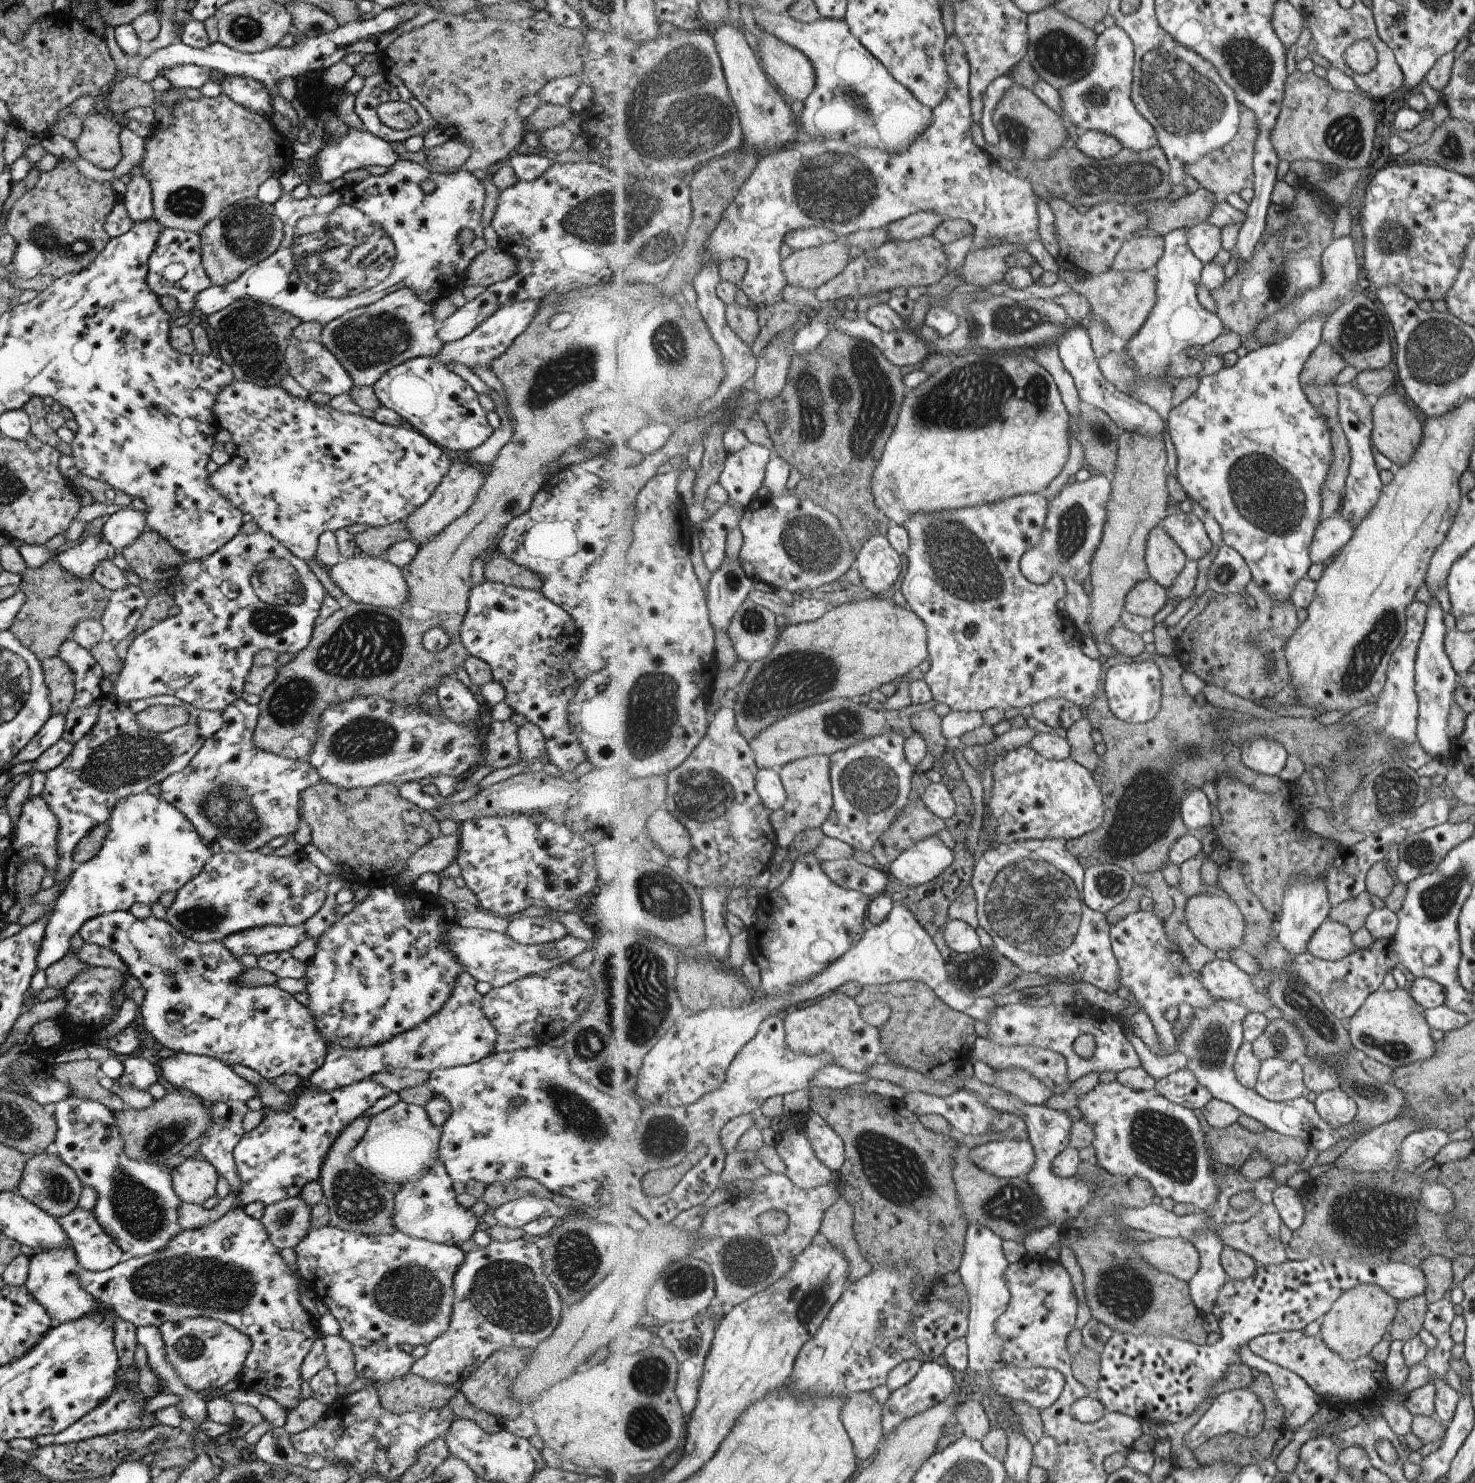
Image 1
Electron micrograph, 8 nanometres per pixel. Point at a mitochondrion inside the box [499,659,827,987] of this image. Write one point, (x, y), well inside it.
(653, 695)

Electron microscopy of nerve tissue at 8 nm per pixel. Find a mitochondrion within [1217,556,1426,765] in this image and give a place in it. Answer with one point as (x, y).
(1366, 657)

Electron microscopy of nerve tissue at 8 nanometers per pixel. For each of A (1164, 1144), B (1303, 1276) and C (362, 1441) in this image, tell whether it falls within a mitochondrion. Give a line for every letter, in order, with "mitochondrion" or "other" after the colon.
A: mitochondrion
B: other
C: other

